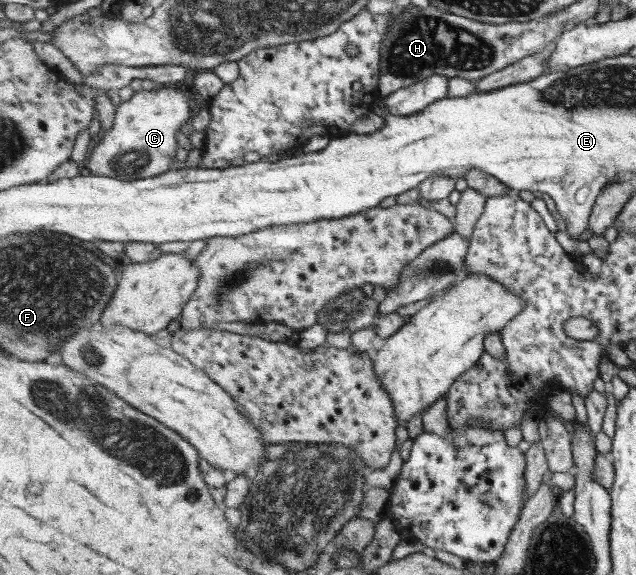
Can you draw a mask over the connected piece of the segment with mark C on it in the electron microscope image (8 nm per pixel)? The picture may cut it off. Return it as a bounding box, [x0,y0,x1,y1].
[84,85,195,181]

